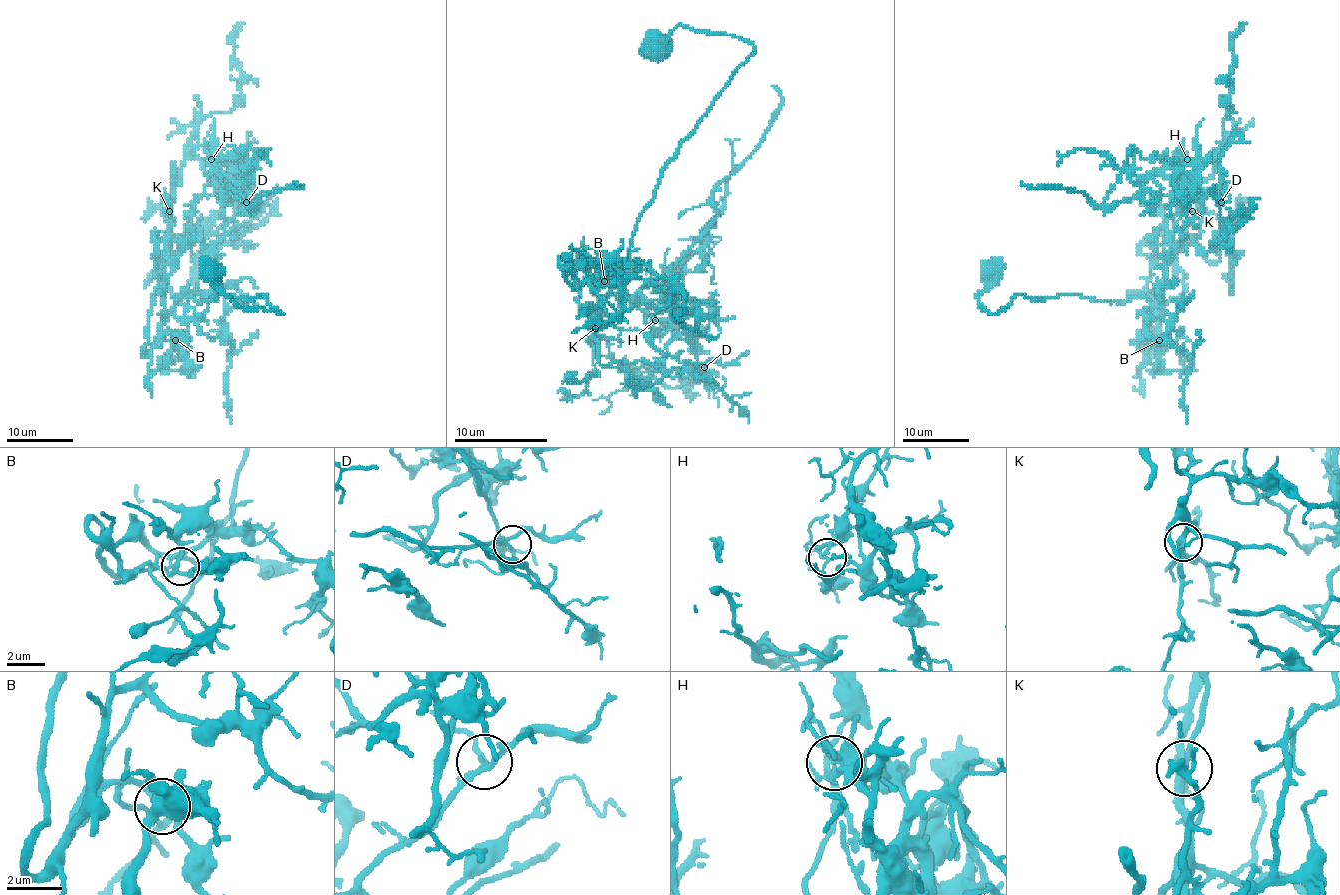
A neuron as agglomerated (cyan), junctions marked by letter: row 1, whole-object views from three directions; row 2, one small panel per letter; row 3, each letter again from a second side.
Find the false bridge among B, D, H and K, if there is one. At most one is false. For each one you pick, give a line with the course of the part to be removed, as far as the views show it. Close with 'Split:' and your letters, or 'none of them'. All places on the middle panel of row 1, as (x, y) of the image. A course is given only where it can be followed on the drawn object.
H: (655, 321), (683, 316), (667, 358), (621, 365), (679, 388), (697, 379), (686, 383), (700, 395)
Split: H

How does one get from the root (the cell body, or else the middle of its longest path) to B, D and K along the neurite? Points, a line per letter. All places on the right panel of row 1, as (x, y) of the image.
B: (991, 272), (991, 313), (1163, 305), (1184, 274), (1161, 234), (1138, 249), (1163, 259), (1159, 340)
D: (991, 272), (978, 297), (991, 313), (1017, 295), (1163, 305), (1184, 290), (1181, 239), (1219, 259), (1221, 202)
K: (991, 272), (978, 297), (991, 313), (1017, 295), (1163, 305), (1184, 290), (1176, 252), (1192, 211)

